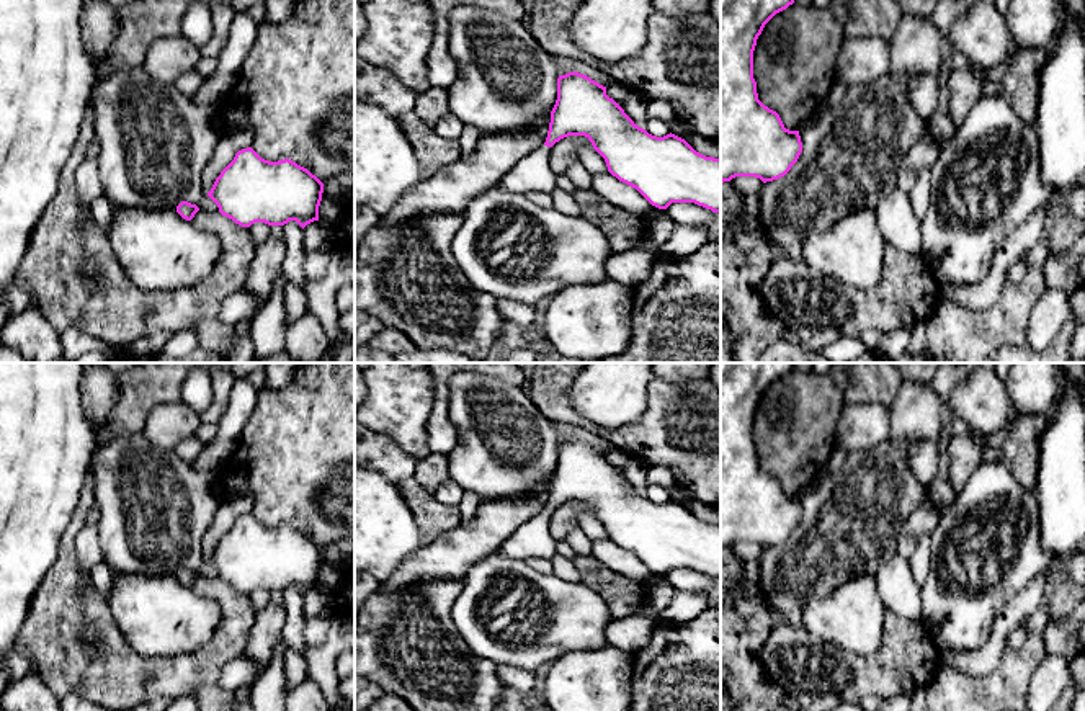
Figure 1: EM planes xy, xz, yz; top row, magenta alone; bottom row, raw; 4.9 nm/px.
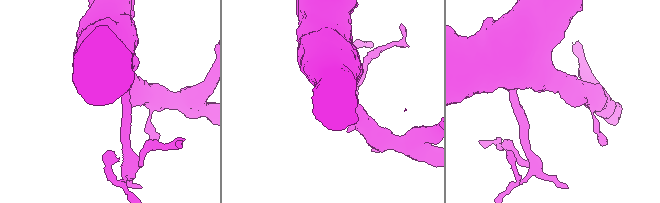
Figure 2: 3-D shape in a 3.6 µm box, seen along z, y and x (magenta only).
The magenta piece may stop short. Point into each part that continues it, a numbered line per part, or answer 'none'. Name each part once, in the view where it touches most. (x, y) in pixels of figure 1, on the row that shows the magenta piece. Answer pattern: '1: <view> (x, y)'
1: xz (530, 174)

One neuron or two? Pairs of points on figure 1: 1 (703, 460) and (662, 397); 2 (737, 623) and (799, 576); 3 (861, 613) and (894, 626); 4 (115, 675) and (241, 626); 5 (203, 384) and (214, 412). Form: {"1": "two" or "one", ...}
{"1": "one", "2": "two", "3": "two", "4": "one", "5": "two"}

